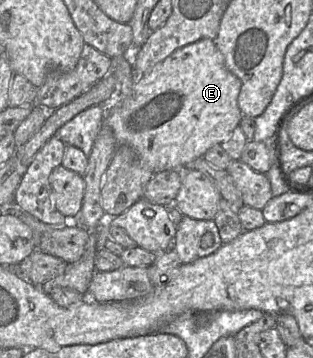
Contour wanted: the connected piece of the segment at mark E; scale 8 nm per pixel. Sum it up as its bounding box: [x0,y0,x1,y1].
[106,38,243,173]

